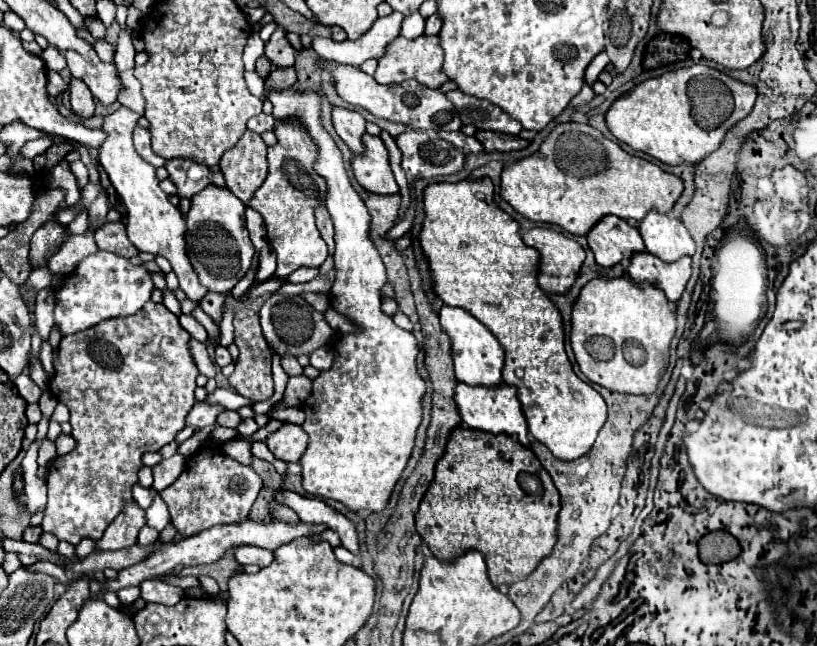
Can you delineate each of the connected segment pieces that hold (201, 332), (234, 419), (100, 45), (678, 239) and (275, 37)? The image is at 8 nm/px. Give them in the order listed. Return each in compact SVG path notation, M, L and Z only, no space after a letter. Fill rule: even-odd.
M179 315L179 323L181 327L197 341L207 341L207 331L203 329L203 325L199 321L195 321L191 315Z
M223 411L219 413L217 417L217 425L223 425L223 427L231 427L235 429L235 425L241 421L241 417L235 413L235 411Z
M102 39L96 40L95 45L94 45L94 49L102 61L105 61L108 63L113 61L115 47L113 47L106 40L102 40Z
M651 209L637 225L645 249L665 261L695 253L695 243L681 219Z
M277 29L265 43L265 57L273 67L291 67L295 63L295 49L285 39L285 29Z

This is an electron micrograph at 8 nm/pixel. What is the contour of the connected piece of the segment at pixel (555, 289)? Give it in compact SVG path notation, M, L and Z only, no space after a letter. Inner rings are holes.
M545 227L527 231L523 235L523 243L539 251L539 287L547 293L565 293L573 285L581 263L585 261L583 247L575 239Z

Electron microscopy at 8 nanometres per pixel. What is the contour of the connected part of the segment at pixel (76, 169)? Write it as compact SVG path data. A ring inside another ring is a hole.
M73 161L71 163L71 171L73 171L73 175L77 177L77 181L79 181L79 187L85 187L87 185L87 167L85 167L85 163L83 161Z

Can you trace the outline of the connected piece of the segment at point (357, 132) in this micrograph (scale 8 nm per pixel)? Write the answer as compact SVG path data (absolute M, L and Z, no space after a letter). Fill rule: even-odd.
M333 107L331 119L337 135L347 143L347 147L353 153L363 153L361 137L365 133L365 119L357 111L345 107Z

